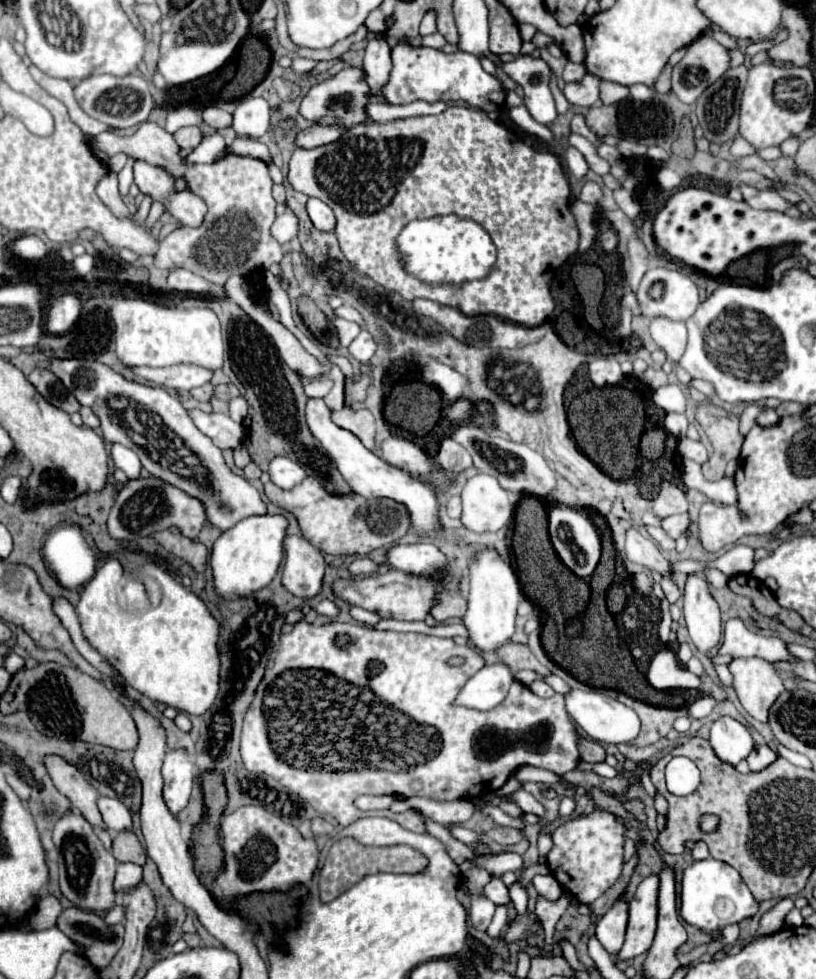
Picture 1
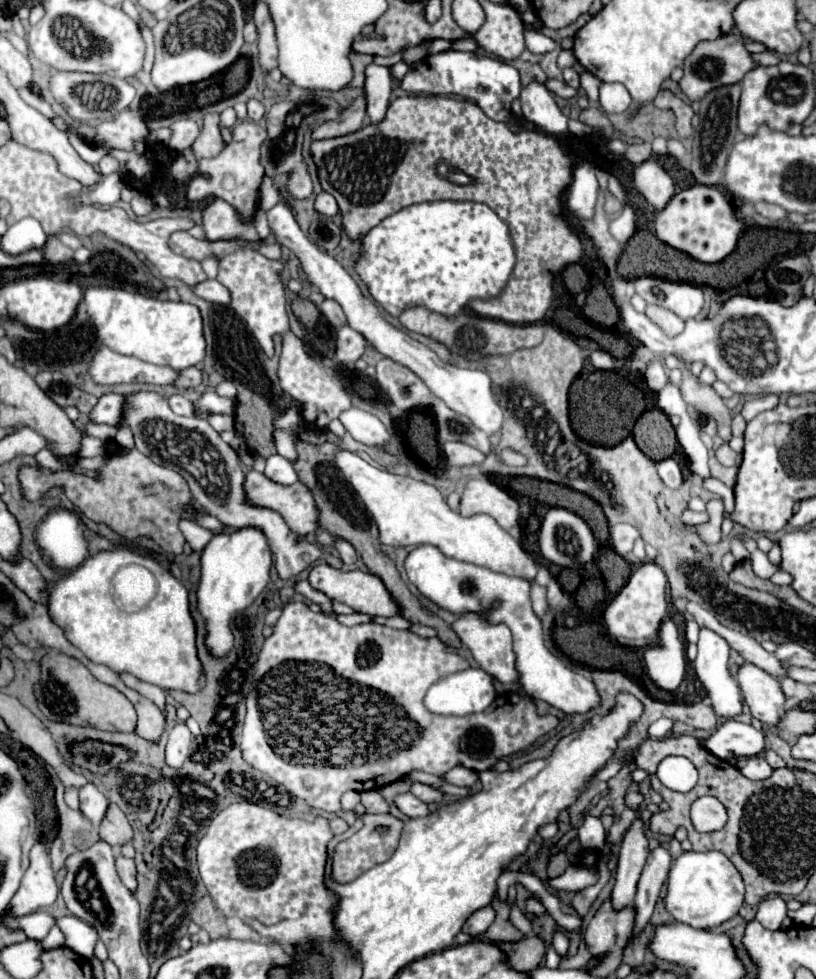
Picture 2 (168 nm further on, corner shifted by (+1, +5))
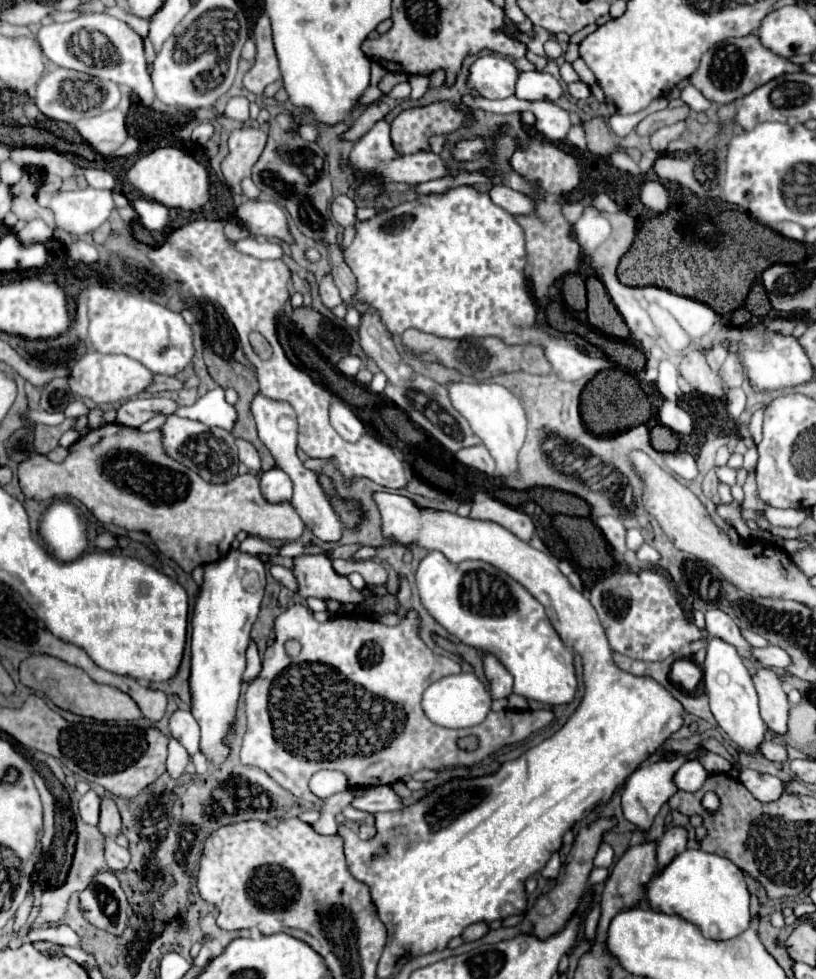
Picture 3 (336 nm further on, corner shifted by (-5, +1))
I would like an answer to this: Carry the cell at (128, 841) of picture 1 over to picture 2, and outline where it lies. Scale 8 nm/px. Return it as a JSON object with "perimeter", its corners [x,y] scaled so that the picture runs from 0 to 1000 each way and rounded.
{"perimeter":[[[132,821],[127,838],[123,840],[123,856],[135,864],[152,862],[162,858],[162,844],[157,842],[152,829],[142,825],[142,821]]]}

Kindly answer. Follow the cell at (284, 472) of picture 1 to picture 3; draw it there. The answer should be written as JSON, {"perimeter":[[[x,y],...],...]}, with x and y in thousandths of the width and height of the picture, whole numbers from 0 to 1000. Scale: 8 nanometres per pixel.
{"perimeter":[[[331,478],[328,482],[321,484],[319,498],[321,498],[321,505],[331,513],[348,513],[358,509],[360,496],[358,496],[355,486],[350,486],[350,482],[346,482],[343,478]]]}

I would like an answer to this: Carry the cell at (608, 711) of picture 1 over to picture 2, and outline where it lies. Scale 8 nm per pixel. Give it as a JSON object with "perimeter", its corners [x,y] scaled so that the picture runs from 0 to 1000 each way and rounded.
{"perimeter":[[[527,556],[507,560],[495,580],[500,584],[502,594],[512,601],[512,605],[529,613],[534,619],[566,629],[574,625],[591,627],[600,637],[620,637],[627,646],[627,662],[632,670],[632,686],[635,697],[640,703],[659,715],[672,717],[674,721],[694,727],[721,727],[735,719],[735,711],[725,699],[725,695],[706,688],[701,682],[696,682],[690,673],[679,670],[669,658],[667,658],[667,646],[664,646],[664,633],[654,627],[650,617],[650,597],[645,592],[620,588],[613,584],[603,584],[593,578],[583,578],[576,574],[564,574],[556,570],[547,570],[537,560],[529,560]]]}

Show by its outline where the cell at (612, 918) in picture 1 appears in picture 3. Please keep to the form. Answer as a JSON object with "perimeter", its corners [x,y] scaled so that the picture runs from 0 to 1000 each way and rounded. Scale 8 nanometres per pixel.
{"perimeter":[[[833,772],[828,776],[806,776],[806,778],[799,778],[794,780],[792,784],[782,784],[770,797],[767,797],[767,803],[765,803],[765,809],[762,809],[762,829],[765,829],[765,836],[772,838],[775,842],[779,842],[787,850],[794,850],[806,827],[811,825],[811,821],[819,819],[819,815],[831,807],[828,801],[824,799],[824,793],[826,789],[836,782],[841,774]]]}

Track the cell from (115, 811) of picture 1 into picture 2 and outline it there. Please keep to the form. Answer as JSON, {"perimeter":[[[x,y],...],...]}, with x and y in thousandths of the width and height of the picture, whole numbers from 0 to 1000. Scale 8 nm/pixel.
{"perimeter":[[[115,801],[98,805],[98,829],[113,842],[123,842],[123,838],[127,836],[127,825],[132,825],[132,817]]]}

